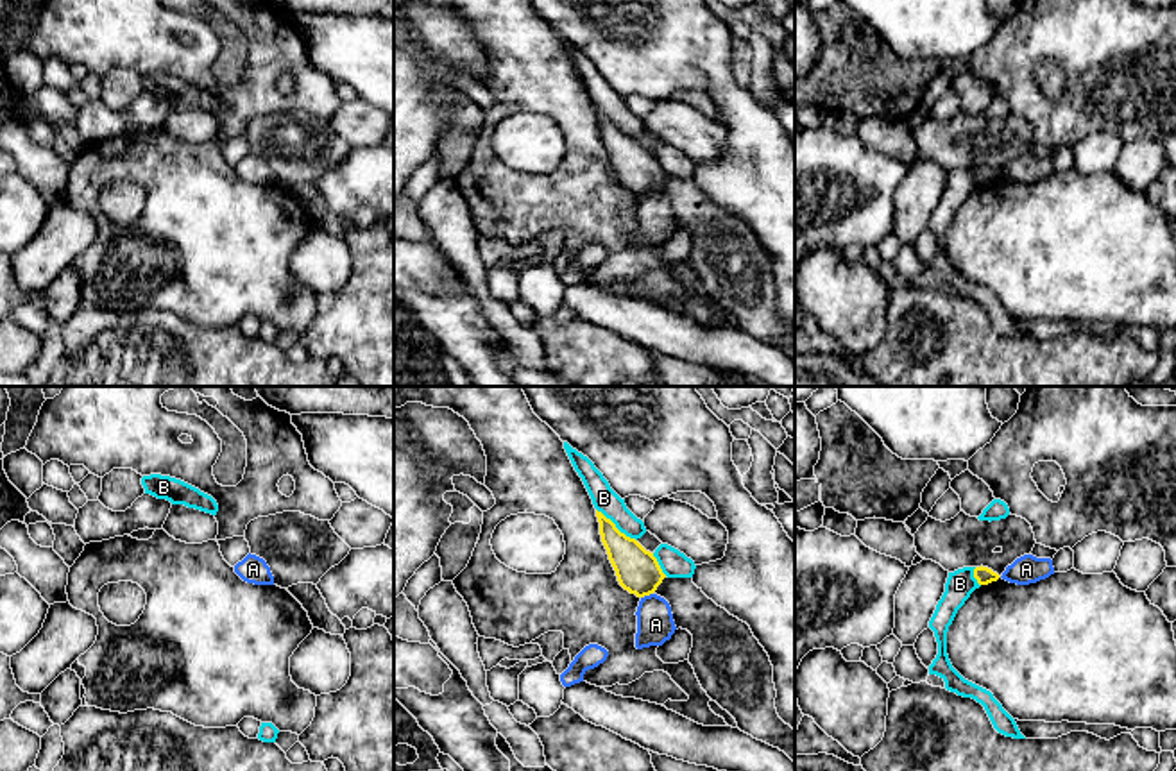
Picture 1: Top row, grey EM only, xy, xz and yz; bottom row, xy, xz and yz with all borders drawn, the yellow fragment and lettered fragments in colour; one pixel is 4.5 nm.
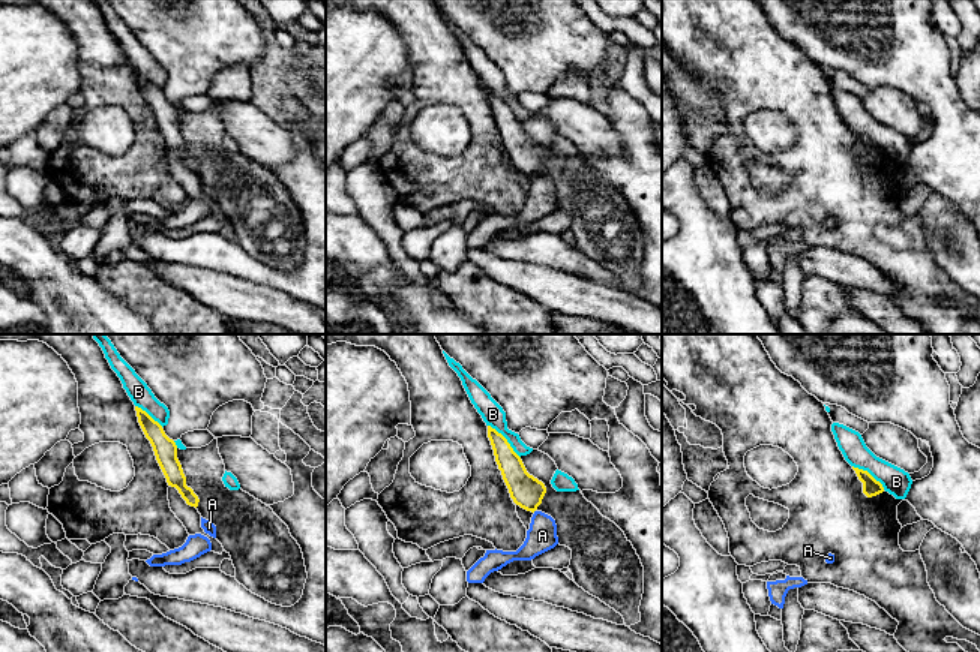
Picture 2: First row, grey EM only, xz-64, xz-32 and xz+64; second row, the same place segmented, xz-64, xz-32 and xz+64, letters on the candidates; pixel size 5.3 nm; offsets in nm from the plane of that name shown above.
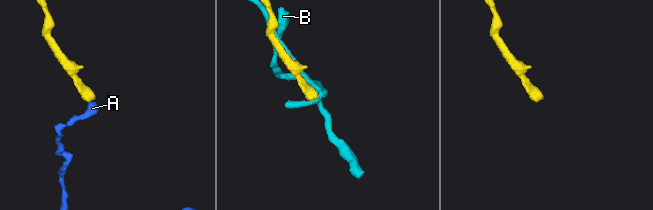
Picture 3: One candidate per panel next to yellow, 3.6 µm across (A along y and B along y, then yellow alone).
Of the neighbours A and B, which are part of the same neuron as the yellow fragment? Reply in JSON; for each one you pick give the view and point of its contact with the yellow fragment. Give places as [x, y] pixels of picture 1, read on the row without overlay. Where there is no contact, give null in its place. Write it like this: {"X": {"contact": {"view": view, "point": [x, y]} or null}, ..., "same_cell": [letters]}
{"same_cell": []}

